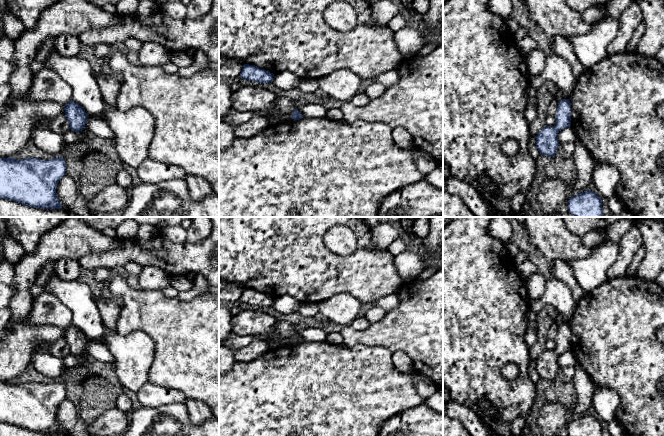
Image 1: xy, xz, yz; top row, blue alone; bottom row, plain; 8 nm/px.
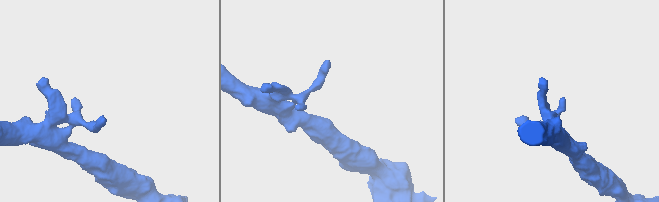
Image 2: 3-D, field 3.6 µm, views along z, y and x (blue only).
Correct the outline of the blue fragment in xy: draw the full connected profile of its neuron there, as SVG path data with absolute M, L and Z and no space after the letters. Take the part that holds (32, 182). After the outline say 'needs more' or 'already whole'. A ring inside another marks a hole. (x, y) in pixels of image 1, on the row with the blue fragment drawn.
M58 156L43 160L0 158L0 198L44 209L61 209L56 189L66 163Z; already whole

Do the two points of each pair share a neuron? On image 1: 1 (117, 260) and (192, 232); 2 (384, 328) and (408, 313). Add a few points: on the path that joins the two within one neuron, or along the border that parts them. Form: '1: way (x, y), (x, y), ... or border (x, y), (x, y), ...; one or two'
1: border (208, 235), (201, 241), (186, 241); two
2: way (390, 328), (393, 328), (402, 319); one

